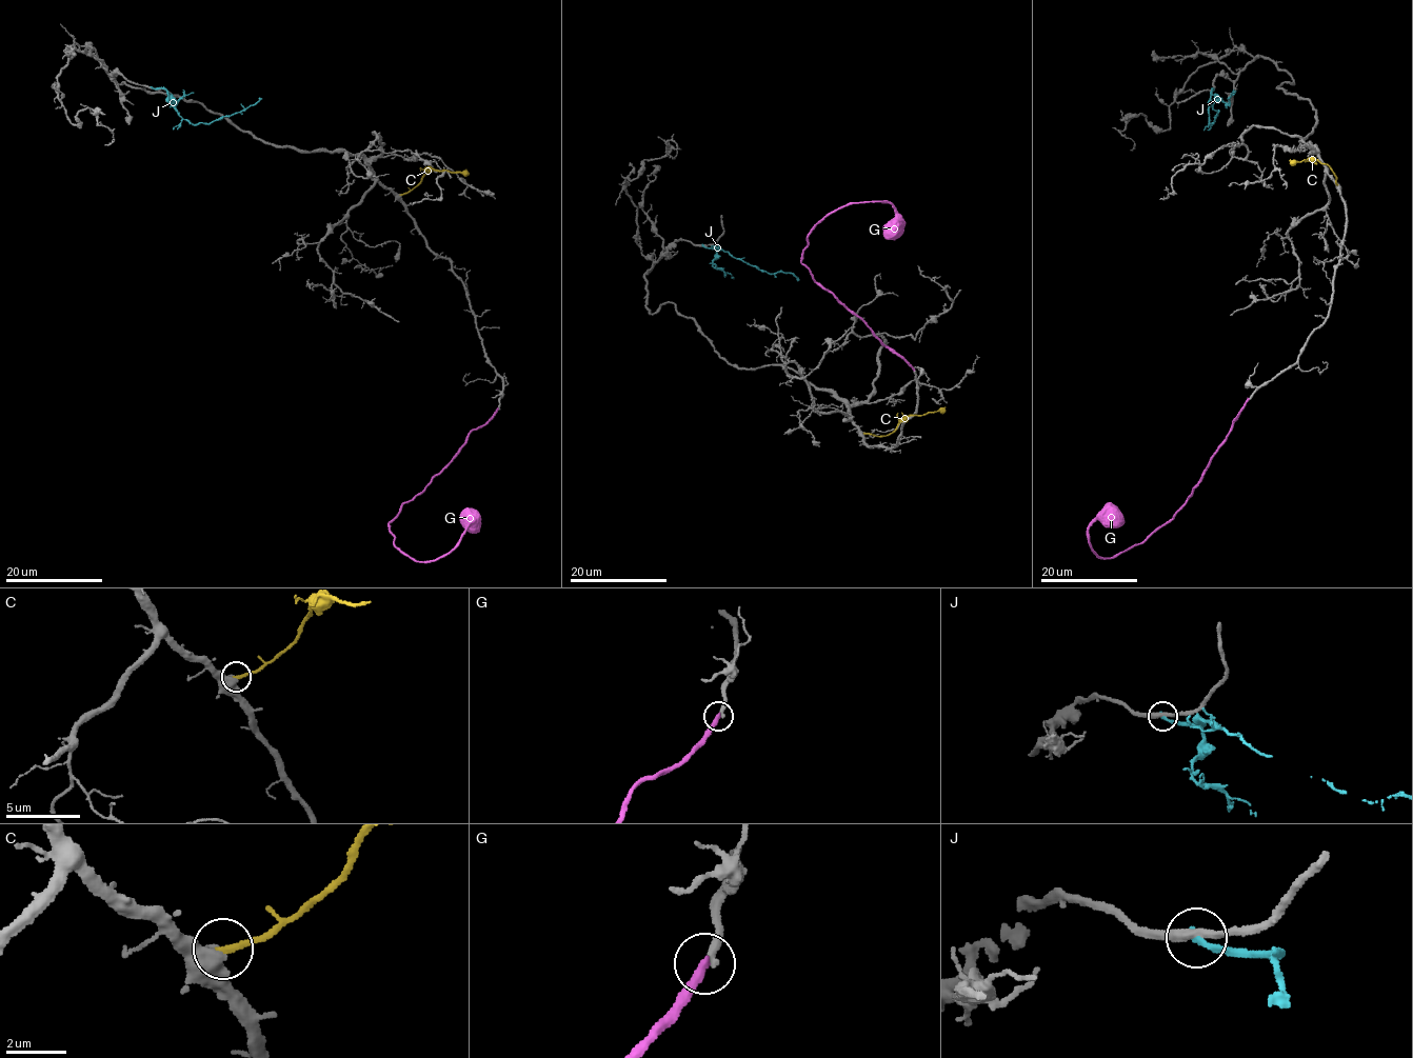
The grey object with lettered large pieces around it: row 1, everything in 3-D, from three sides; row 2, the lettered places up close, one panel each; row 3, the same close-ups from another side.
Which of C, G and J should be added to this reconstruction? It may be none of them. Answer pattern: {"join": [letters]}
{"join": []}

